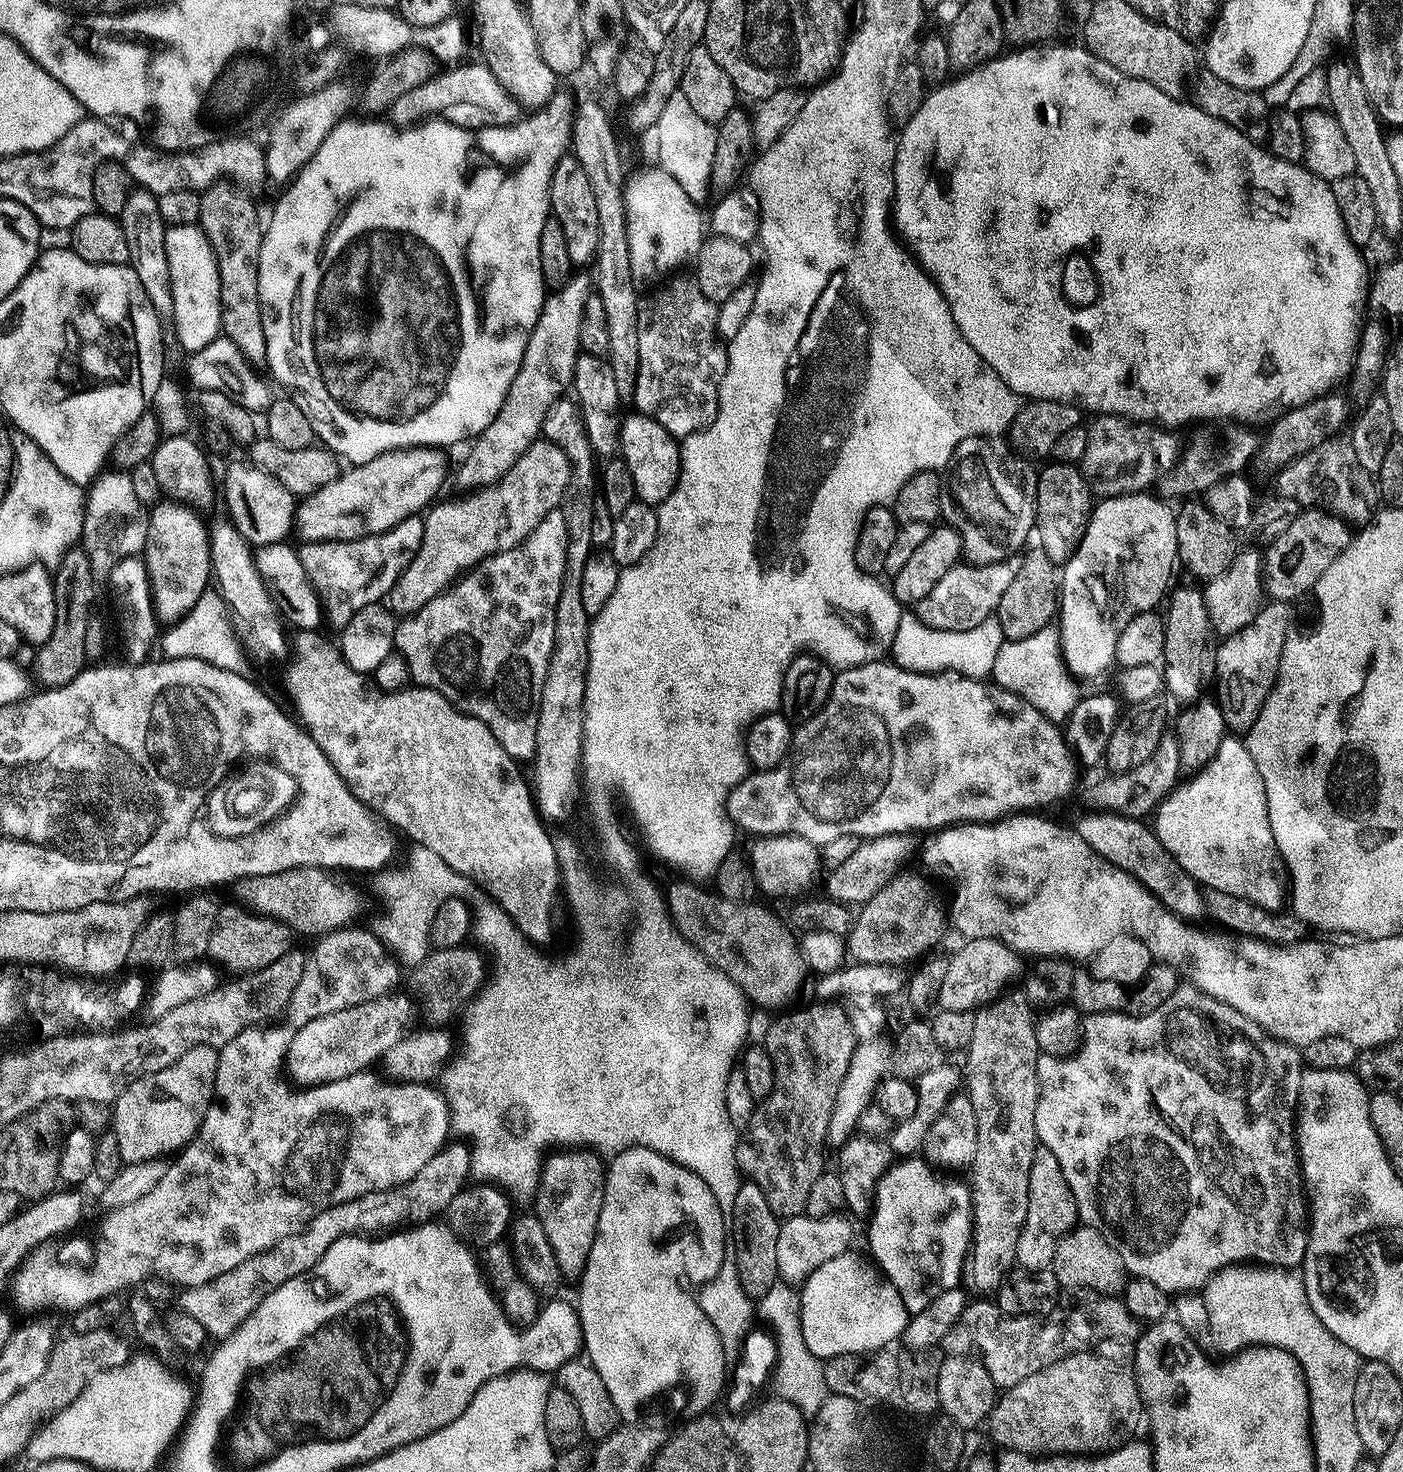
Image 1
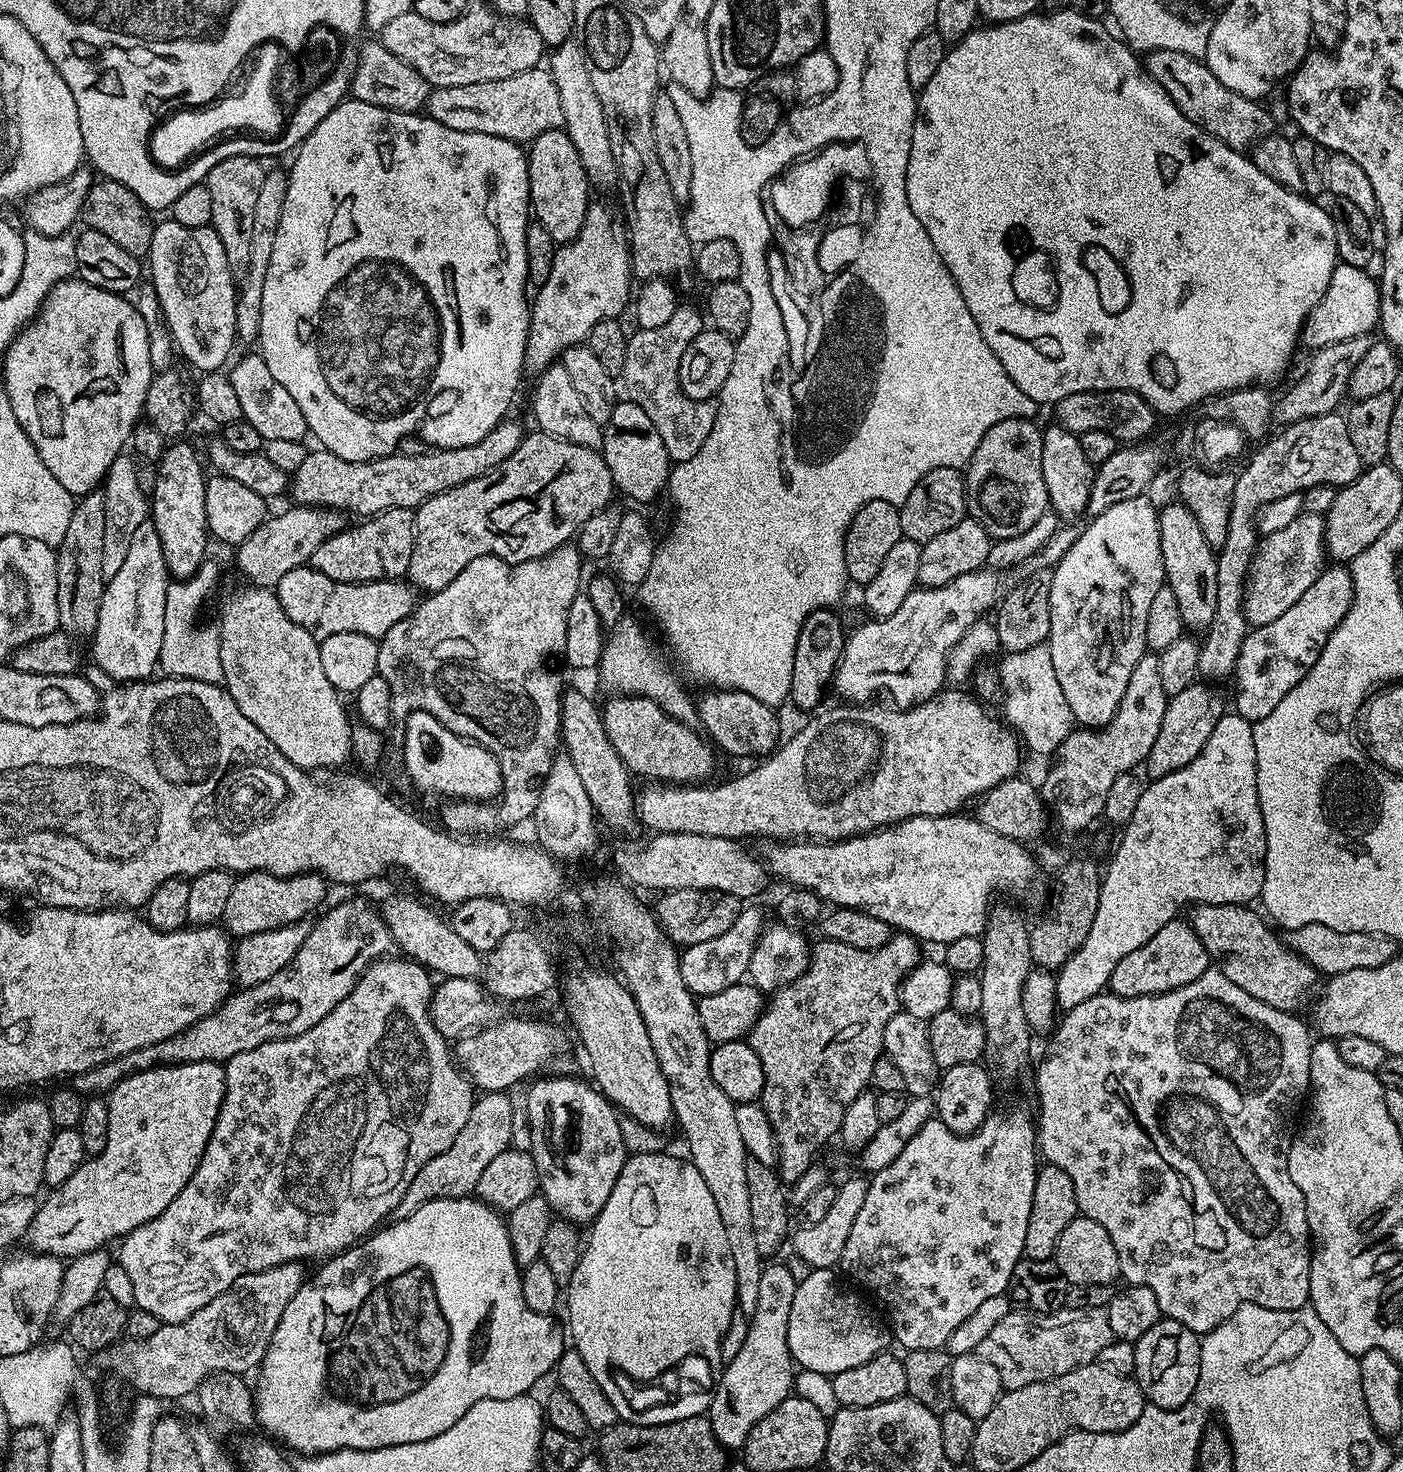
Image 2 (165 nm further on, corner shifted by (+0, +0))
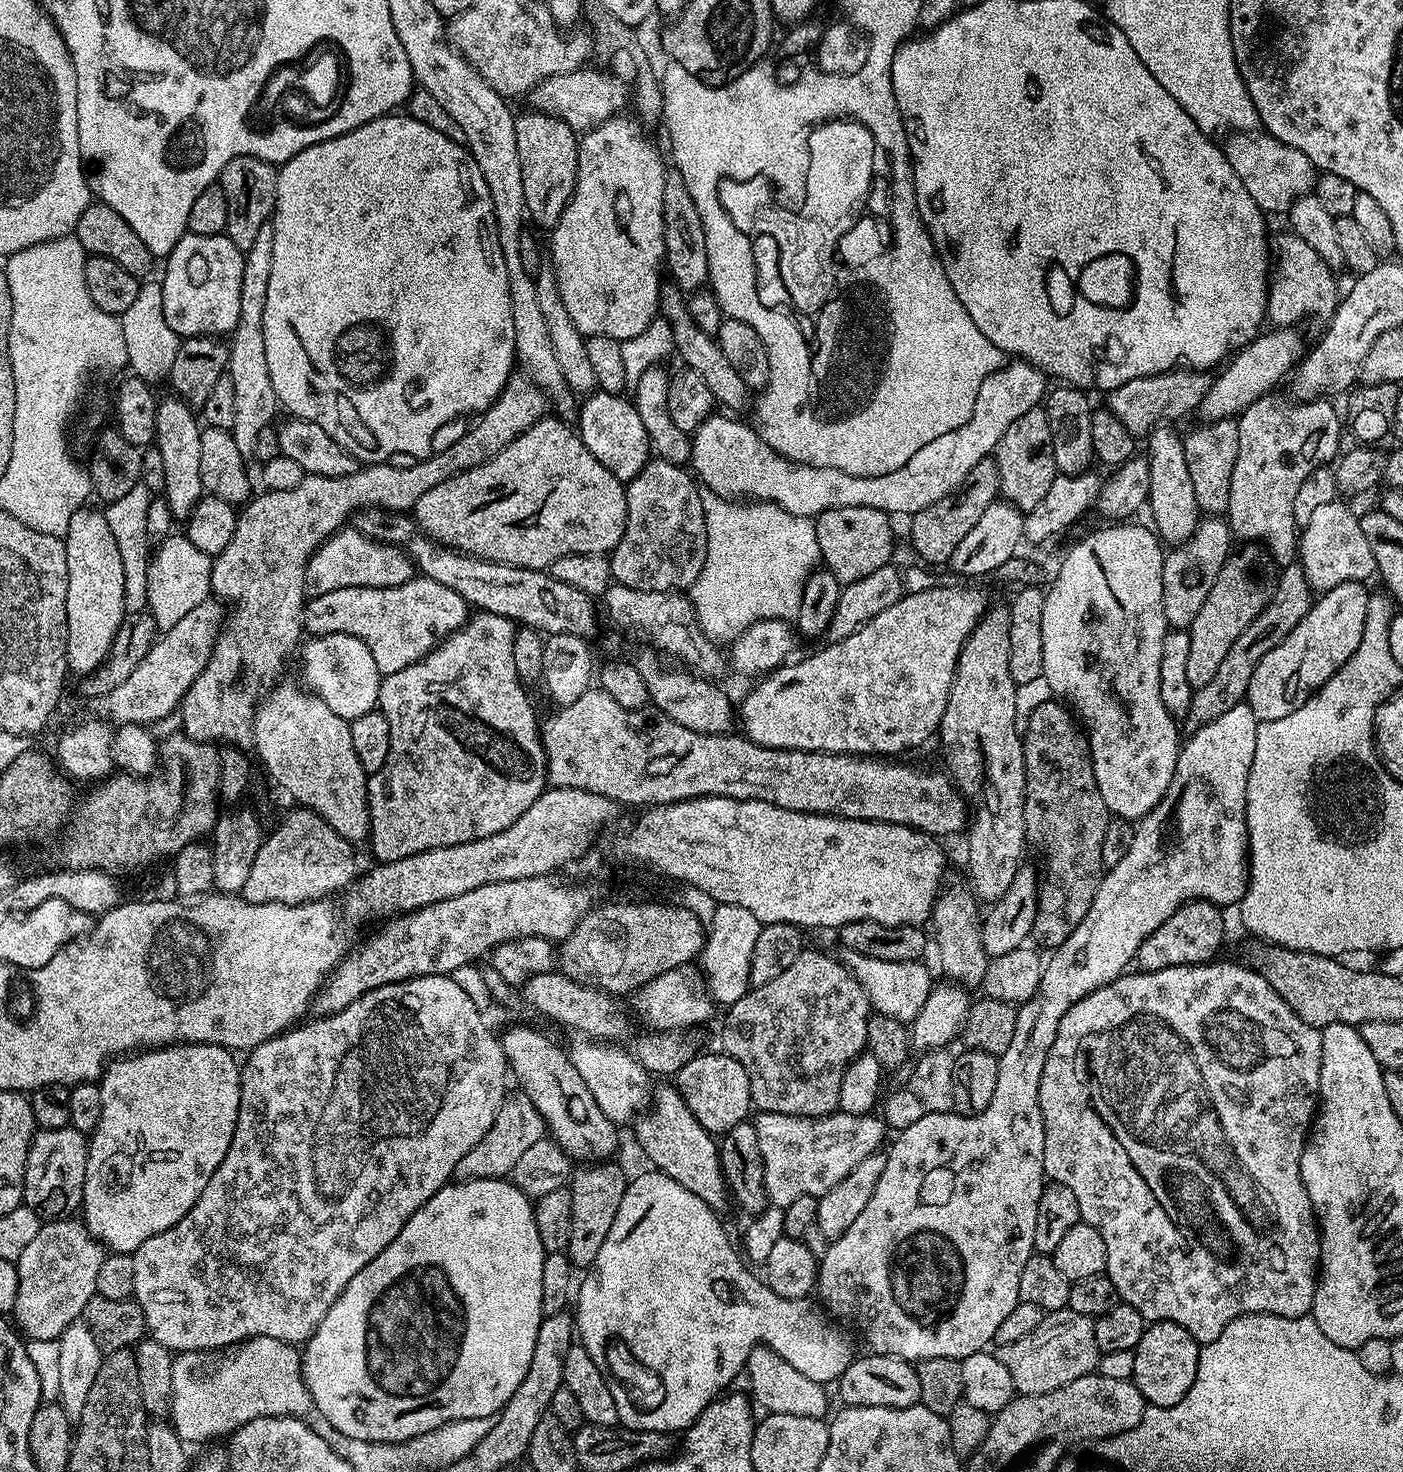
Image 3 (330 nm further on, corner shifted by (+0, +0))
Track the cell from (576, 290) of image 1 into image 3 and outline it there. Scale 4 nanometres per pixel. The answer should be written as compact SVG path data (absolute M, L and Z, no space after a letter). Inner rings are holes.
M614 115L606 122L602 122L602 126L591 128L579 137L576 189L572 195L572 201L568 203L566 210L562 214L562 218L550 232L550 236L552 236L552 257L550 257L550 263L556 270L556 285L562 294L562 302L566 306L566 314L570 314L574 326L585 338L589 336L605 336L606 338L614 338L618 341L629 340L634 338L634 334L642 334L642 330L646 330L646 326L650 326L652 319L660 312L660 293L662 291L660 268L662 272L662 265L666 260L664 254L662 194L666 186L669 169L667 167L664 168L664 160L666 164L665 153L663 156L660 153L659 146L644 133L645 125L631 115L629 115L630 117L624 115Z

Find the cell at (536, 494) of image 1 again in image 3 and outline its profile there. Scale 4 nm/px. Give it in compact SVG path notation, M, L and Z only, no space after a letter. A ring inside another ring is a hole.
M560 418L539 420L533 428L526 430L526 434L514 438L514 442L510 442L510 446L506 446L506 450L494 454L494 458L490 458L490 462L482 462L482 466L474 466L474 470L466 470L458 473L457 476L451 476L446 482L438 482L438 486L434 486L434 490L426 490L426 494L422 494L422 498L418 498L414 509L416 523L437 544L443 544L446 548L454 548L458 552L479 556L481 560L492 560L495 564L512 564L515 568L548 570L551 569L554 561L566 554L575 552L578 554L611 553L612 549L618 546L618 542L626 530L625 485L617 476L610 474L610 470L606 470L606 466L602 466L602 462L598 462L598 458L594 458L594 454L590 454L590 450L586 450L579 431L575 427L570 427L572 426Z

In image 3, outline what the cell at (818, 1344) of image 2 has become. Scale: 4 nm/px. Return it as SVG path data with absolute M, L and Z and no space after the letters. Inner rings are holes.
M647 1171L642 1173L641 1176L635 1177L633 1175L629 1179L626 1194L622 1194L622 1204L618 1206L618 1214L614 1214L614 1226L610 1226L610 1234L606 1234L606 1242L602 1242L602 1250L598 1250L598 1258L594 1258L592 1267L583 1273L584 1281L581 1284L579 1281L578 1291L574 1296L574 1308L576 1304L574 1328L578 1333L579 1343L584 1345L584 1349L590 1354L590 1358L594 1358L598 1370L602 1370L602 1378L606 1378L606 1386L610 1386L610 1395L614 1397L614 1406L618 1406L620 1424L625 1428L633 1428L639 1432L675 1434L676 1431L679 1433L681 1430L688 1429L692 1425L693 1419L702 1414L702 1410L707 1404L717 1399L731 1385L732 1380L745 1371L747 1356L756 1344L764 1344L770 1350L776 1351L786 1362L790 1362L790 1365L794 1366L799 1373L806 1374L814 1382L828 1386L831 1385L831 1380L832 1383L839 1381L840 1375L848 1369L848 1365L854 1359L854 1351L852 1352L847 1338L844 1337L843 1330L845 1331L845 1329L831 1319L828 1319L829 1321L824 1320L824 1316L826 1317L825 1309L819 1303L816 1303L817 1305L811 1304L811 1299L787 1300L778 1294L774 1294L772 1287L761 1277L759 1280L751 1272L753 1269L747 1263L744 1263L744 1265L740 1262L742 1256L737 1245L736 1248L732 1245L727 1230L720 1225L720 1220L716 1217L719 1215L709 1204L702 1202L702 1198L698 1198L698 1194L690 1194L690 1190L686 1190L686 1186L678 1186L678 1182L674 1182L674 1178L670 1178L664 1172ZM628 1352L642 1367L649 1368L660 1379L660 1384L664 1387L664 1397L660 1400L660 1408L640 1408L640 1403L644 1400L643 1394L632 1392L631 1386L628 1385L627 1374L620 1369L620 1363L627 1358Z

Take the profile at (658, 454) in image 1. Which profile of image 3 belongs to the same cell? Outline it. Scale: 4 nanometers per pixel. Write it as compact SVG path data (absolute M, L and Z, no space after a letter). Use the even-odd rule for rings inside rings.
M599 390L591 393L588 400L578 408L578 431L586 450L617 476L621 482L634 479L648 464L650 445L646 426L642 426L642 418L638 418L638 410L631 399L624 400L623 395L615 396Z

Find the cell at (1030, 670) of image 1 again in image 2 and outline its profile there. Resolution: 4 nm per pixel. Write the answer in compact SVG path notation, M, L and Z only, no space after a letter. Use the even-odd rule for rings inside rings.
M1047 643L1030 646L1030 650L1007 653L998 665L999 691L1004 696L1004 708L1008 711L1007 723L1014 729L1023 747L1036 756L1051 757L1058 746L1074 730L1076 716L1058 686L1058 674L1054 674L1054 658L1050 658Z

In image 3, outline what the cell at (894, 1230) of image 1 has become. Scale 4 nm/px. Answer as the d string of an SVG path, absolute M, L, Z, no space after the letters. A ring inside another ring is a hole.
M1242 702L1226 714L1214 718L1209 724L1203 724L1200 728L1191 733L1192 737L1183 741L1180 753L1176 759L1176 769L1174 778L1166 790L1166 794L1135 825L1136 833L1134 842L1130 842L1130 850L1126 850L1126 855L1118 866L1107 869L1103 873L1098 890L1094 894L1094 902L1082 918L1082 922L1062 942L1060 947L1047 957L1044 964L1044 973L1040 979L1040 991L1035 992L1031 998L1016 1009L1016 1021L1014 1022L1014 1035L1010 1041L1010 1047L1006 1049L998 1058L998 1086L994 1086L994 1098L990 1098L990 1106L982 1110L979 1116L962 1116L959 1112L925 1112L914 1126L906 1126L899 1129L896 1141L892 1144L892 1149L886 1152L886 1170L882 1170L882 1178L878 1178L878 1186L874 1186L874 1194L870 1194L870 1202L866 1202L866 1207L862 1209L862 1214L854 1218L854 1223L850 1225L850 1230L842 1234L836 1240L829 1243L826 1254L819 1257L818 1275L816 1278L816 1288L820 1292L819 1299L823 1307L837 1321L845 1325L853 1324L858 1331L864 1335L864 1340L869 1344L871 1351L877 1356L897 1356L903 1360L919 1362L926 1358L954 1358L955 1360L965 1360L970 1354L983 1352L992 1344L994 1330L1002 1324L1003 1319L1007 1318L1010 1310L1020 1303L1018 1294L1018 1278L1022 1278L1022 1266L1034 1255L1034 1222L1038 1218L1038 1202L1042 1198L1042 1190L1046 1183L1044 1174L1044 1119L1040 1109L1040 1083L1042 1082L1042 1070L1046 1066L1046 1058L1050 1046L1054 1046L1054 1038L1058 1034L1058 1026L1070 1010L1072 1004L1078 1003L1082 998L1086 998L1094 990L1106 986L1110 981L1117 980L1120 975L1135 961L1138 946L1142 946L1144 939L1158 926L1174 914L1189 900L1208 900L1217 906L1224 904L1239 905L1243 901L1244 895L1248 893L1248 882L1250 879L1250 853L1248 850L1248 823L1246 822L1246 786L1248 785L1248 775L1250 766L1254 762L1254 746L1256 745L1256 715L1252 707L1247 702Z

